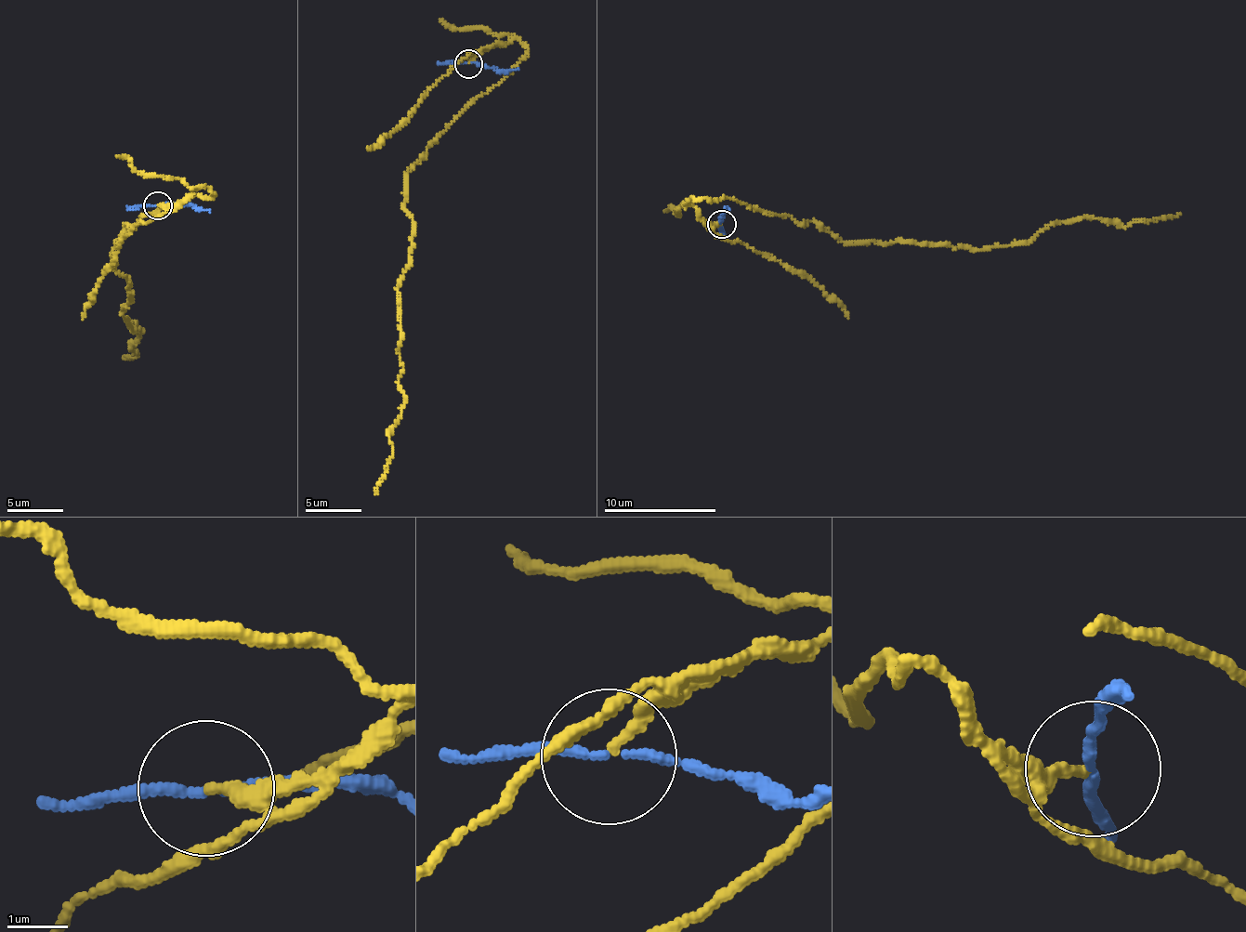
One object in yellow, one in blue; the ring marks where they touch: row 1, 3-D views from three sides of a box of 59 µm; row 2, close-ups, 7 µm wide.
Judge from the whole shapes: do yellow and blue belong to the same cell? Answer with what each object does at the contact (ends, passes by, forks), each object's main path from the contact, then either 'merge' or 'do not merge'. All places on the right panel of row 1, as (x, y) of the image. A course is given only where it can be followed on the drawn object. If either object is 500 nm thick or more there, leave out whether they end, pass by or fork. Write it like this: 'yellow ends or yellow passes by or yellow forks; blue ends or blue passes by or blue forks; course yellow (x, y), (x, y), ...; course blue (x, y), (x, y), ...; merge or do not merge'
yellow ends; blue passes by; course yellow (721, 224), (688, 200), (724, 197), (844, 242), (973, 251), (1026, 244), (1060, 221), (1122, 226), (1180, 214); course blue (721, 224), (725, 210); do not merge

